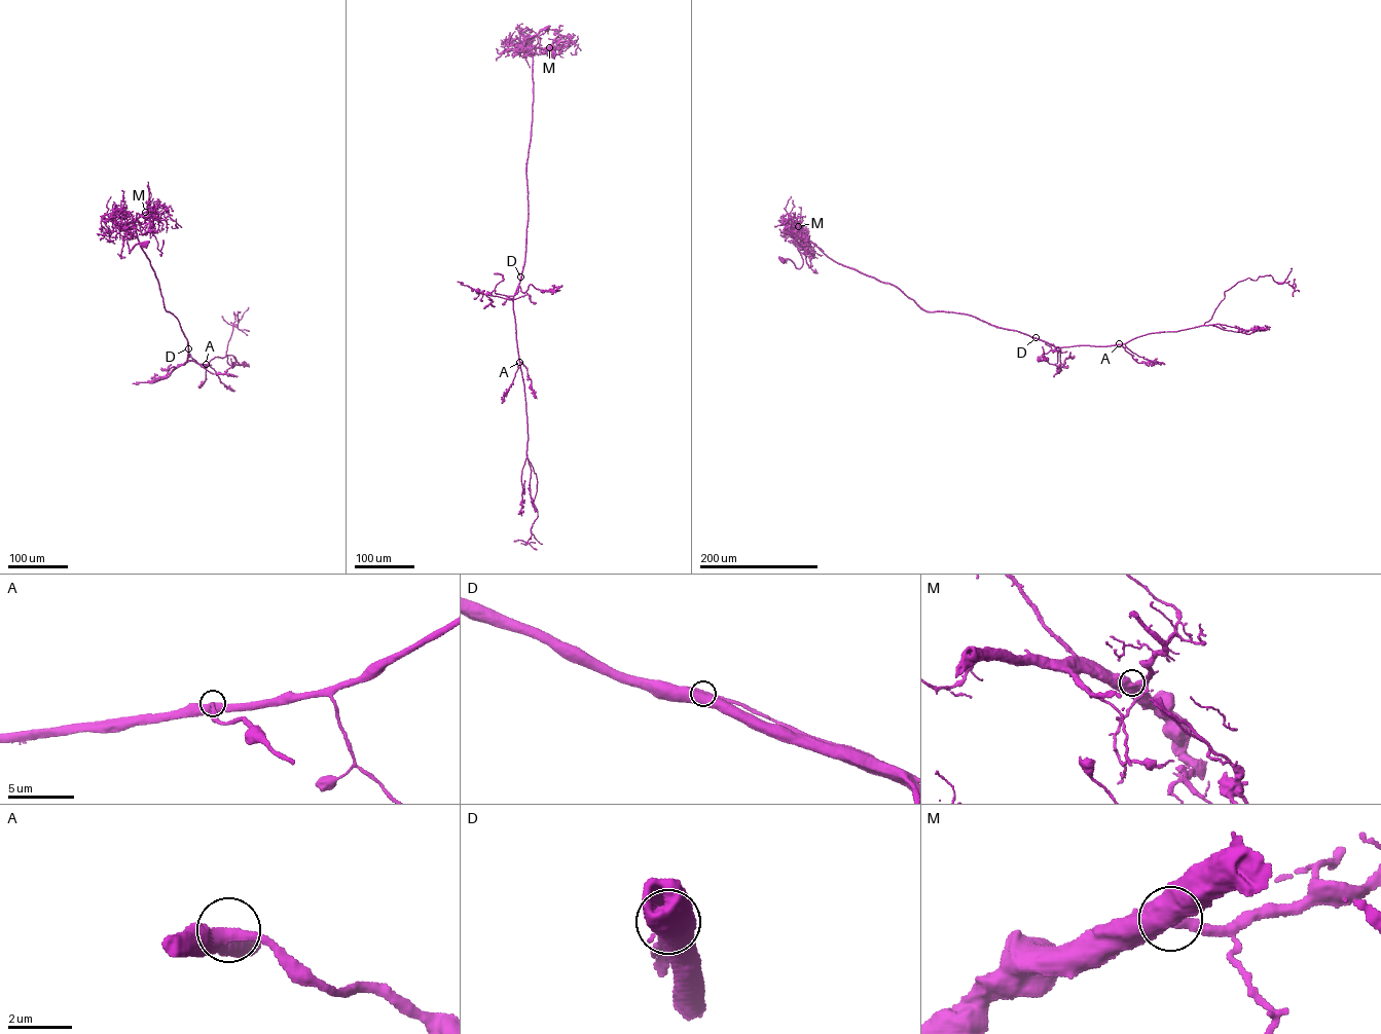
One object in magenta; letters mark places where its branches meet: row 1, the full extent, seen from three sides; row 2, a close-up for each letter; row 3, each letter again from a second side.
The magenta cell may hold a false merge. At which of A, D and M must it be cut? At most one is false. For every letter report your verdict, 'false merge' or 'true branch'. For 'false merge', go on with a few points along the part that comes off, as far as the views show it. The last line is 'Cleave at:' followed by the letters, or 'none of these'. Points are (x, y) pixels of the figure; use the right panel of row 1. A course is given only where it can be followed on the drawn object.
A: true branch
D: false merge; foreign part runs (1036, 337), (1056, 347), (1057, 361), (1054, 364), (1060, 368), (1053, 375)
M: true branch
Cleave at: D

